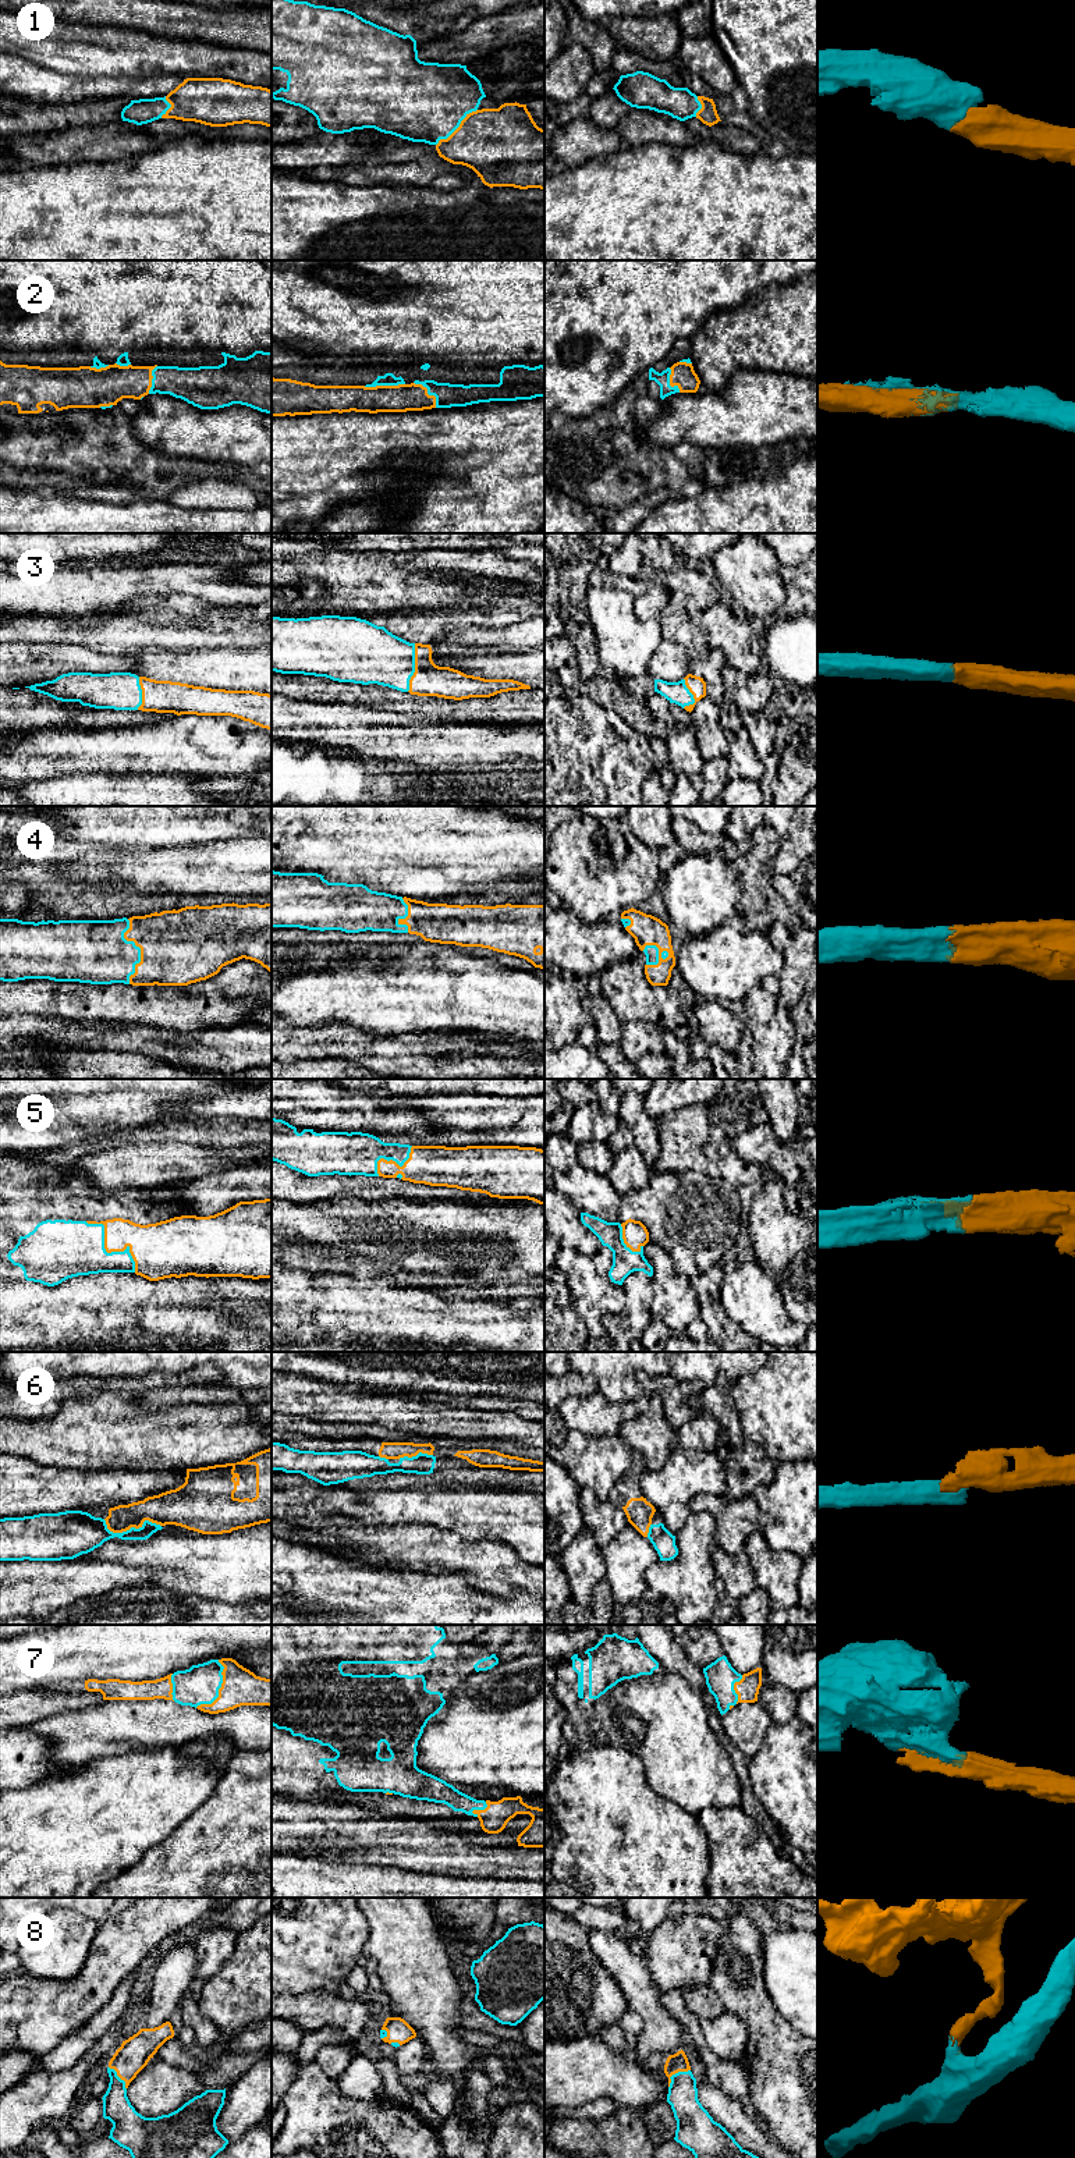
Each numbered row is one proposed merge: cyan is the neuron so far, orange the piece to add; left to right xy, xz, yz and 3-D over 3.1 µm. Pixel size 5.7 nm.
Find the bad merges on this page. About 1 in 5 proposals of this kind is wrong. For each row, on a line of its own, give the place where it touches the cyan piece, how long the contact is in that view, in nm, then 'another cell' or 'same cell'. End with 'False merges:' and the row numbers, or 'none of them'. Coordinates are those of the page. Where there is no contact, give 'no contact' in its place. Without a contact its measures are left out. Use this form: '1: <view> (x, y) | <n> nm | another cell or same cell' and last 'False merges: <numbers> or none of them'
1: xz (456, 128) | 320 nm | same cell
2: xz (383, 384) | 240 nm | same cell
3: xz (414, 667) | 280 nm | same cell
4: xy (139, 950) | 380 nm | same cell
5: xy (106, 1252) | 420 nm | same cell
6: xy (130, 1529) | 340 nm | another cell
7: xy (219, 1688) | 320 nm | same cell
8: yz (676, 2073) | 170 nm | same cell
False merges: 6

